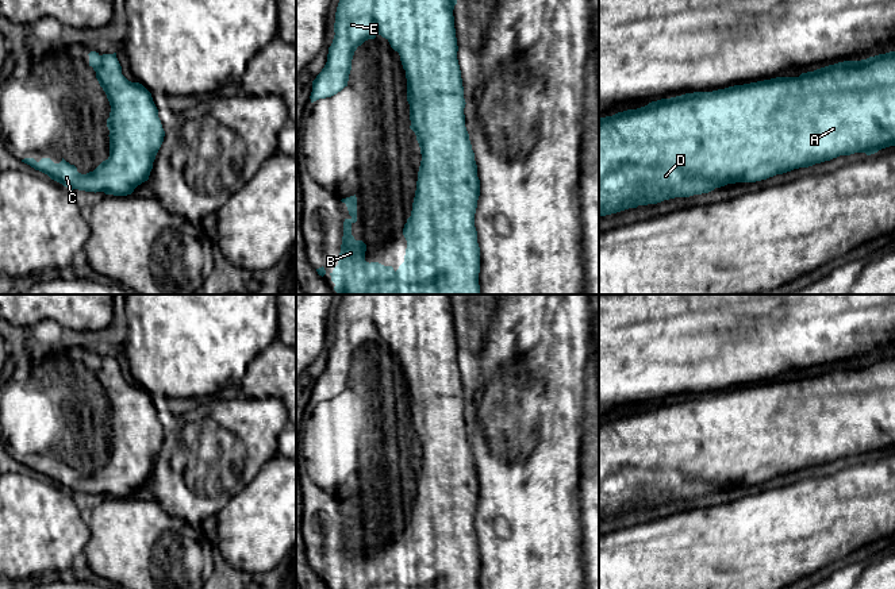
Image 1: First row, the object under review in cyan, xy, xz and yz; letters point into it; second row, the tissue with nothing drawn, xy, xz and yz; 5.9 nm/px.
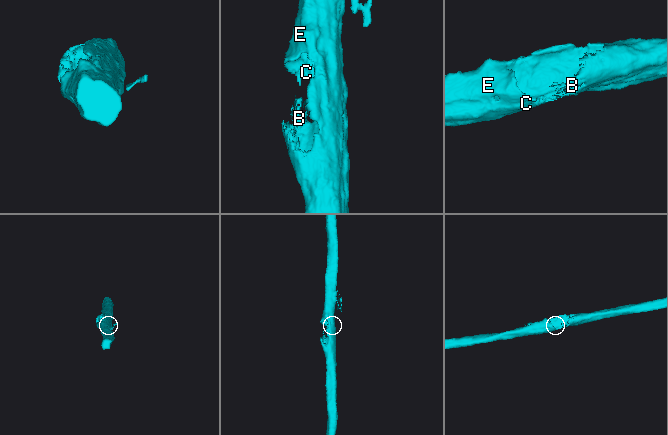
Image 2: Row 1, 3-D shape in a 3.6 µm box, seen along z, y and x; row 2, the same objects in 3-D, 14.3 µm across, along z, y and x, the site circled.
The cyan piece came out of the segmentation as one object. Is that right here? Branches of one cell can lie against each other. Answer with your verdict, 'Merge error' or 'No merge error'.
No merge error

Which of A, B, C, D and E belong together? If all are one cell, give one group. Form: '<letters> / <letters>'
A B C D E

